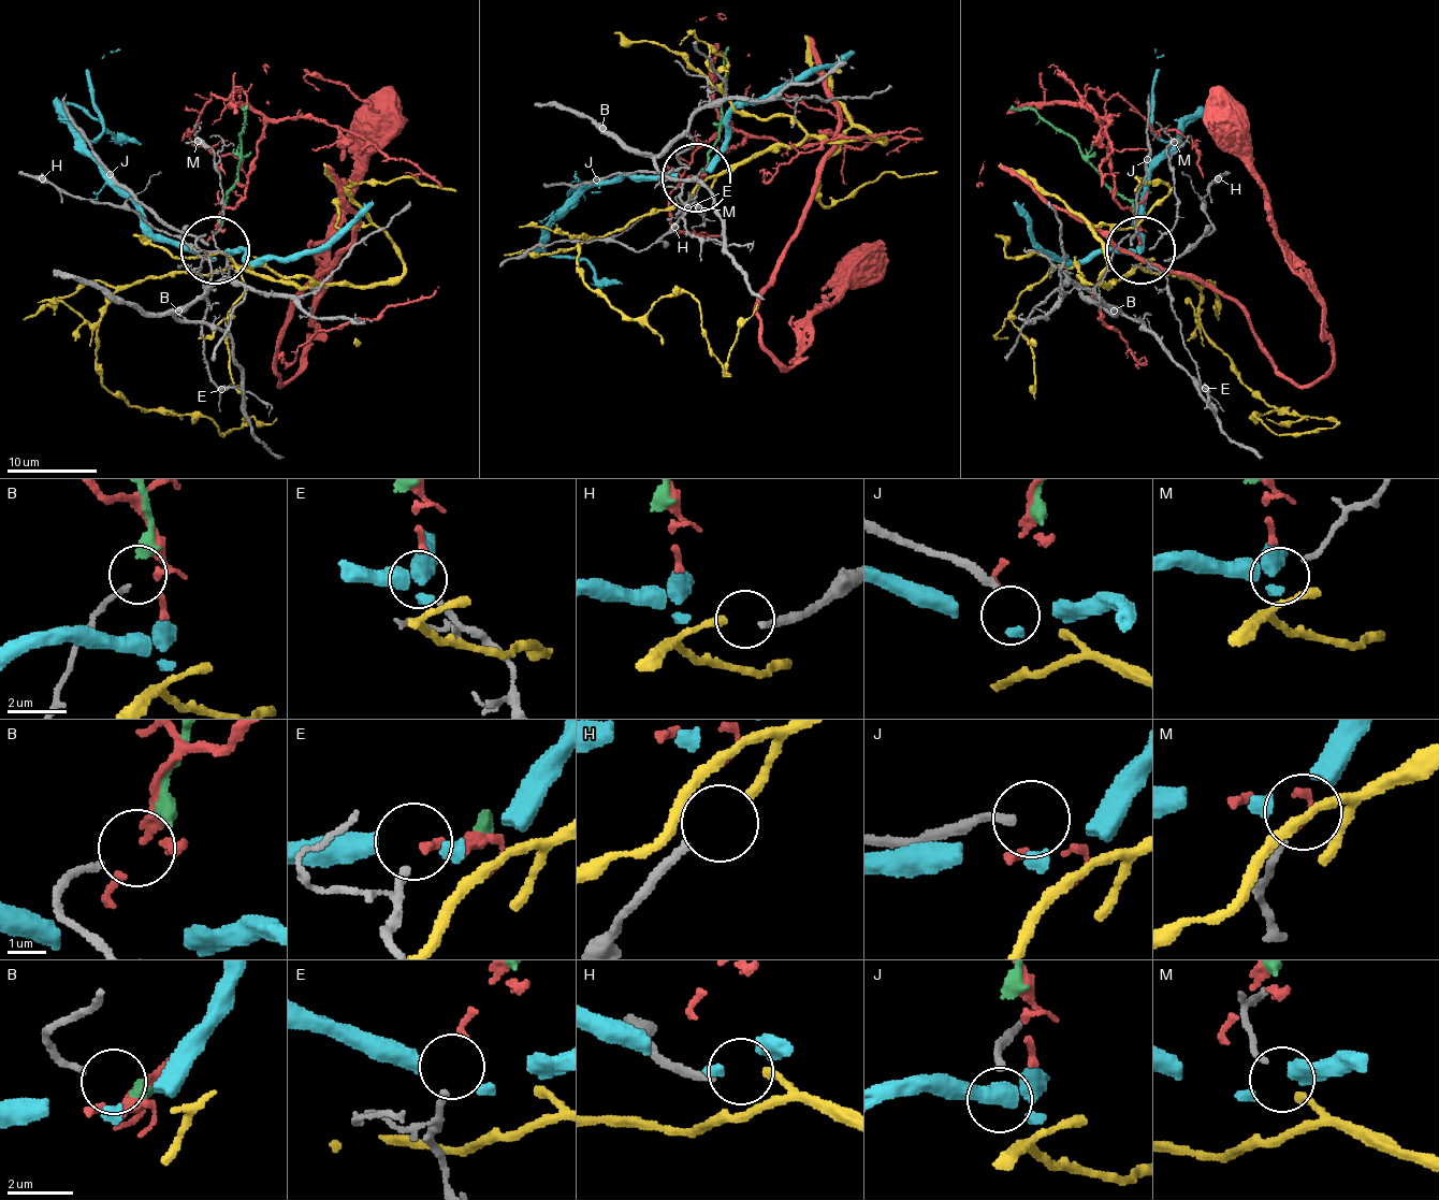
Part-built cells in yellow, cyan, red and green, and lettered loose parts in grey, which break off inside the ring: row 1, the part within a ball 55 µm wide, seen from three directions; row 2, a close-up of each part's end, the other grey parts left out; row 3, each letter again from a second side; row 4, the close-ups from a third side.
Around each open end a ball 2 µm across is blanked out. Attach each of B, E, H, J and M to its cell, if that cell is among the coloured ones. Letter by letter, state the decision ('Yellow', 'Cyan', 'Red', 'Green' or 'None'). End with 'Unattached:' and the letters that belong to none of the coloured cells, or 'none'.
B: Green
E: Red
H: Yellow
J: None
M: None
Unattached: J, M

